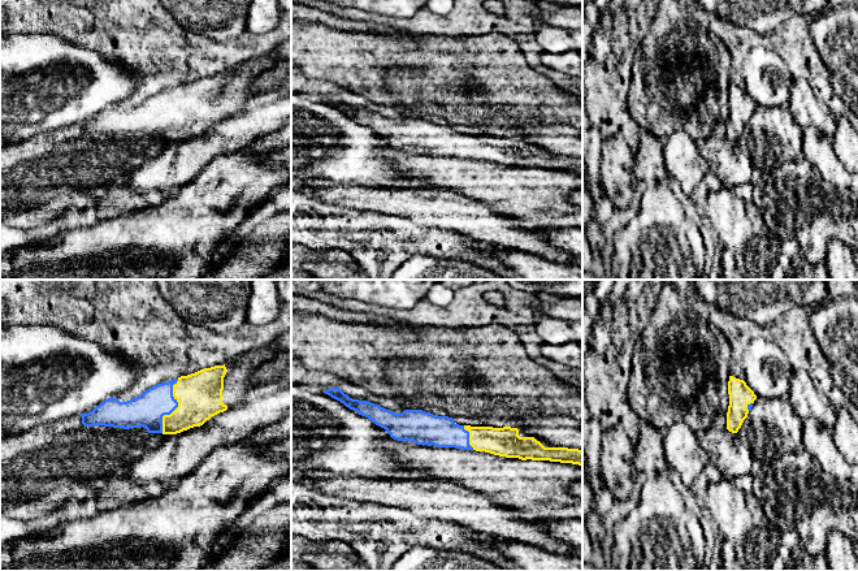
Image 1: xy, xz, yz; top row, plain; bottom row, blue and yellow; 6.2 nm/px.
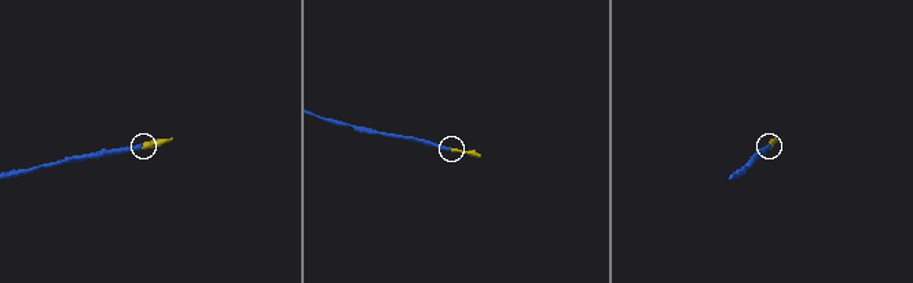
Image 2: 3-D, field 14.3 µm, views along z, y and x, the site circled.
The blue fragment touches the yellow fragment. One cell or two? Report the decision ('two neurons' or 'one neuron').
one neuron

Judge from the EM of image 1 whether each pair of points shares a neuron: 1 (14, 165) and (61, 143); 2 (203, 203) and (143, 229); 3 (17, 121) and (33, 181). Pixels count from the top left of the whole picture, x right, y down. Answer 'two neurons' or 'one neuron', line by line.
1: one neuron
2: one neuron
3: two neurons

